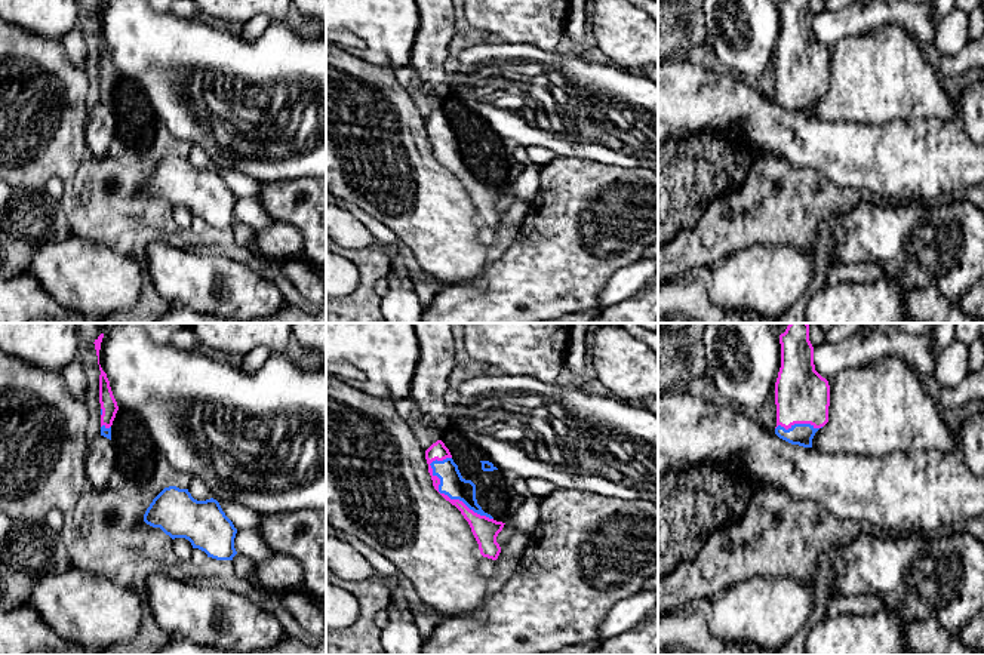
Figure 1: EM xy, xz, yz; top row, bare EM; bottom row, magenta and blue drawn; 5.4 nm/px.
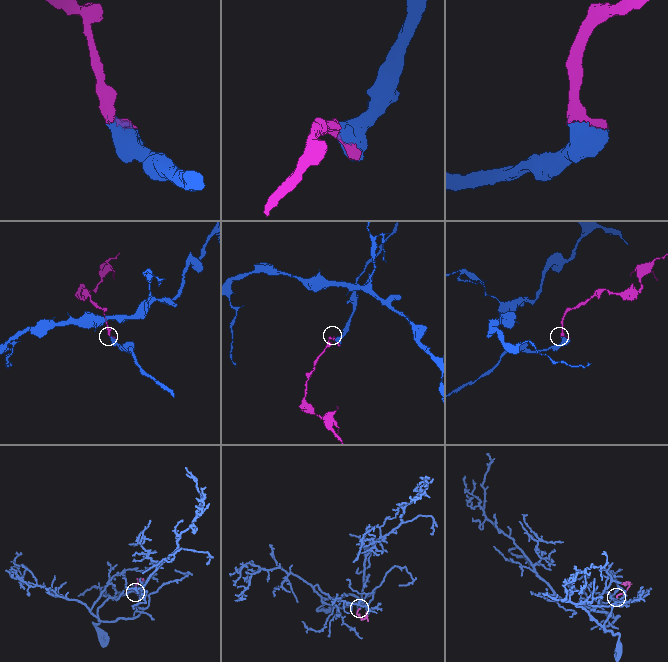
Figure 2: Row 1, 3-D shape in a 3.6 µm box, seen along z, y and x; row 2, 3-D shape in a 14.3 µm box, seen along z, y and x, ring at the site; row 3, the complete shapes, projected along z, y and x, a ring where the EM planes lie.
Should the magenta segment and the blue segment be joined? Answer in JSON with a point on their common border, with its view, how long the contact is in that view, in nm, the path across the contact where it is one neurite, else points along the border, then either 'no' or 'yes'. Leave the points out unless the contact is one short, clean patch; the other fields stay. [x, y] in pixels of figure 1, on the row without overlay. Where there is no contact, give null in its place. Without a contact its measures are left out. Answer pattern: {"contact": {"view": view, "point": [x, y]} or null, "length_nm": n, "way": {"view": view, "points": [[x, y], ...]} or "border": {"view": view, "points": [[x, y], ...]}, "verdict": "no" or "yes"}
{"contact": {"view": "xz", "point": [452, 168]}, "length_nm": 460, "verdict": "yes"}

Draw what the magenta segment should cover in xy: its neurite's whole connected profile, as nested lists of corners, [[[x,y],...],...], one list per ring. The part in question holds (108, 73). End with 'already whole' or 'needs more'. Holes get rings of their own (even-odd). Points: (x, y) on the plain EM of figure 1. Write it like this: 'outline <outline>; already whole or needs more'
outline [[[99,33],[99,71],[101,71],[101,104],[111,108],[111,93],[119,79],[117,70],[113,64],[107,41]]]; needs more

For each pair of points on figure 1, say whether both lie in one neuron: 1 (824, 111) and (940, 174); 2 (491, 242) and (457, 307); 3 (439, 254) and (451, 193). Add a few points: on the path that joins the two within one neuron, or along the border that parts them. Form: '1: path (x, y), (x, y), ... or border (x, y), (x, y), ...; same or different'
1: border (811, 116), (820, 120), (878, 126); different
2: border (503, 248), (494, 255); different
3: path (442, 239), (442, 208); same

